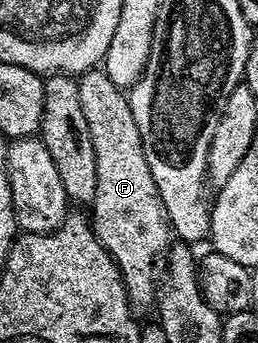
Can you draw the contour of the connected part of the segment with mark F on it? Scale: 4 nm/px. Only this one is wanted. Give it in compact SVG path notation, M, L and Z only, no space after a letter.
M105 69L87 70L77 79L77 84L84 120L88 120L88 132L92 132L92 148L96 148L93 232L120 268L131 310L153 311L160 293L160 271L172 245L172 231L156 180L152 180L144 156L136 116L132 116L130 100L123 87L112 84Z

